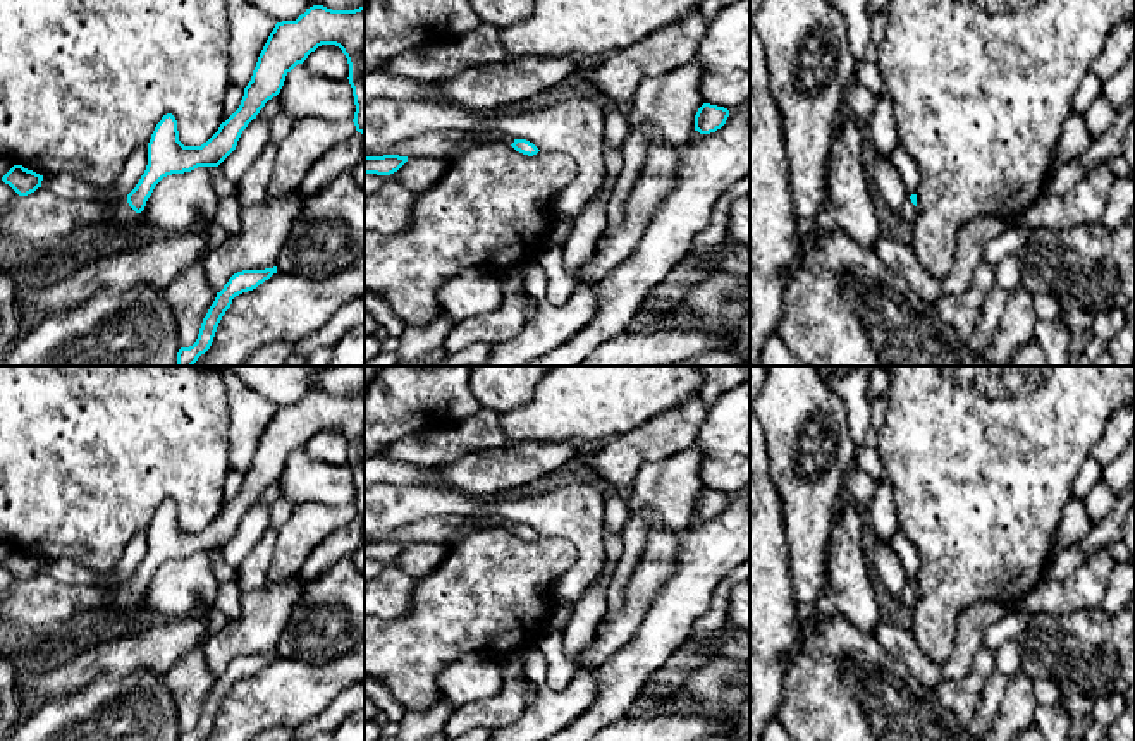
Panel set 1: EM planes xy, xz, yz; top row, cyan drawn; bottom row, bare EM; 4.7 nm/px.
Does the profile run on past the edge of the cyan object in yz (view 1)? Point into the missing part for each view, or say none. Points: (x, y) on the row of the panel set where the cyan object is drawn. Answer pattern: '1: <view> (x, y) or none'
1: yz (908, 212)

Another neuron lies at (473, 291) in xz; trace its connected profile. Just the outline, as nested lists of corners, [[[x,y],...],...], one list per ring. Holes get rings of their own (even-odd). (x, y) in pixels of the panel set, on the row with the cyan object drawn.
[[[464,268],[437,292],[444,311],[454,323],[497,309],[502,303],[502,284],[497,273]]]

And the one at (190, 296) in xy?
[[[201,261],[193,263],[163,289],[163,301],[170,306],[181,347],[196,342],[203,318],[213,304],[217,292],[212,289]]]

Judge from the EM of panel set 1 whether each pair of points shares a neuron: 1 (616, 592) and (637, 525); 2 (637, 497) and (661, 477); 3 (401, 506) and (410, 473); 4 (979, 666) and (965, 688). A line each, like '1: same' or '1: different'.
1: same
2: same
3: different
4: same

